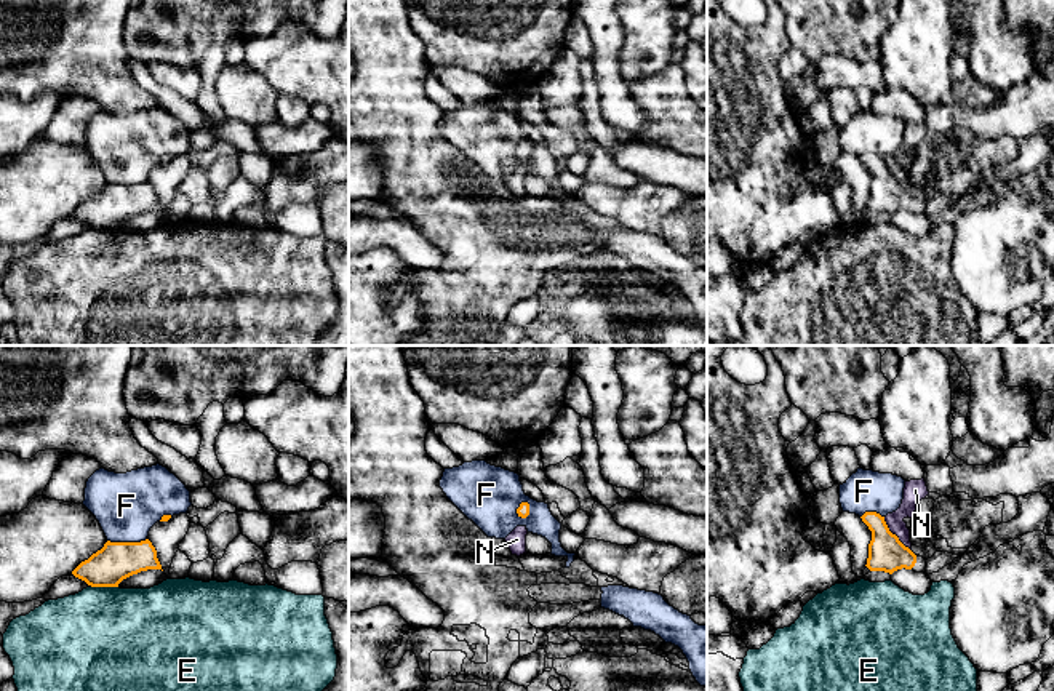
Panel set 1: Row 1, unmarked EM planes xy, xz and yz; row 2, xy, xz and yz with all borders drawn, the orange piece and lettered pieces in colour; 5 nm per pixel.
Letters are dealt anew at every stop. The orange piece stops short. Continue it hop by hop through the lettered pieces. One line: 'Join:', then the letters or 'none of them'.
Join: none of them

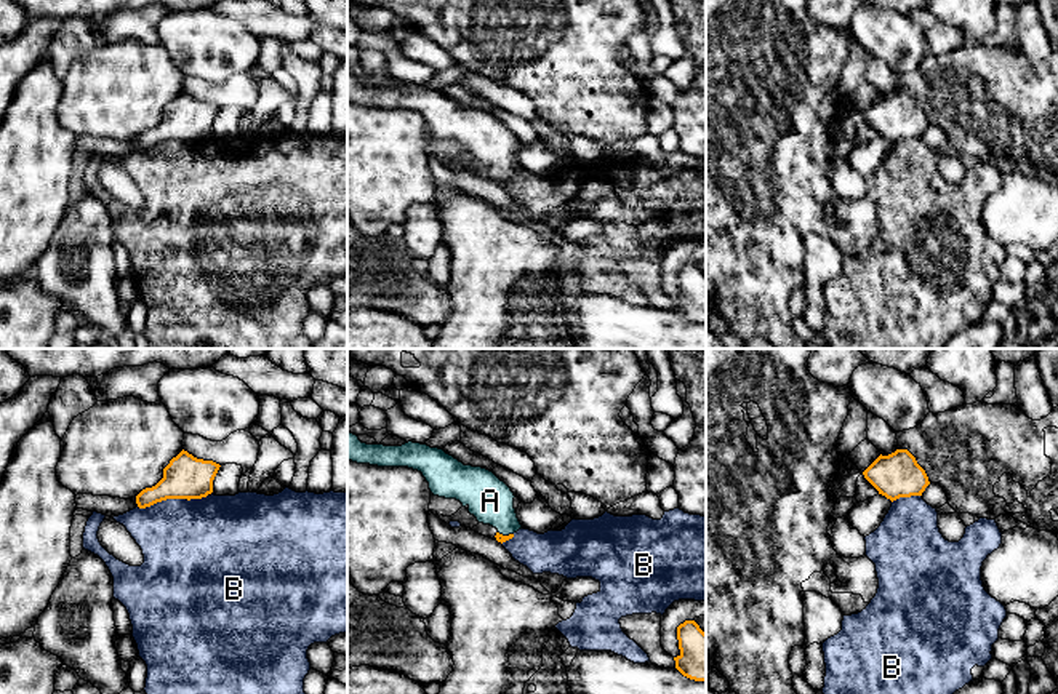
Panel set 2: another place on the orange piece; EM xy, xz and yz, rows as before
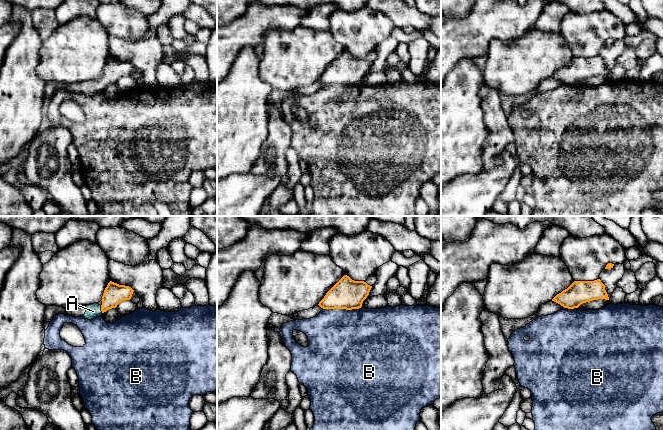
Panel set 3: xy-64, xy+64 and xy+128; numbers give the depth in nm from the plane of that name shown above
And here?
Join: A

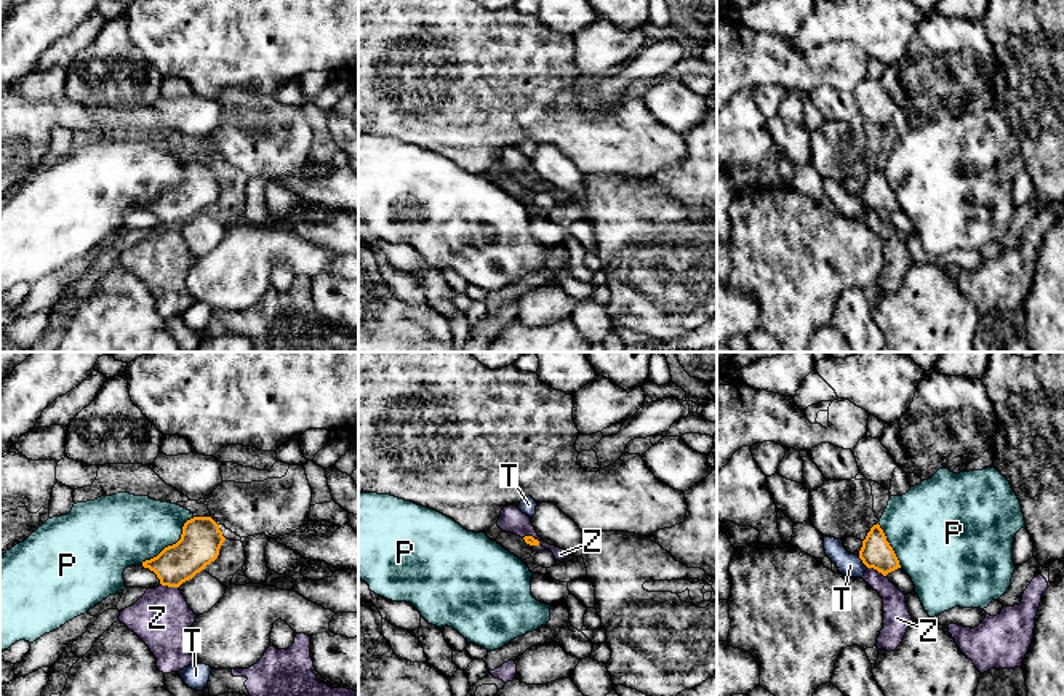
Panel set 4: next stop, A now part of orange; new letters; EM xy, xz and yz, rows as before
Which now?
Join: none of them

